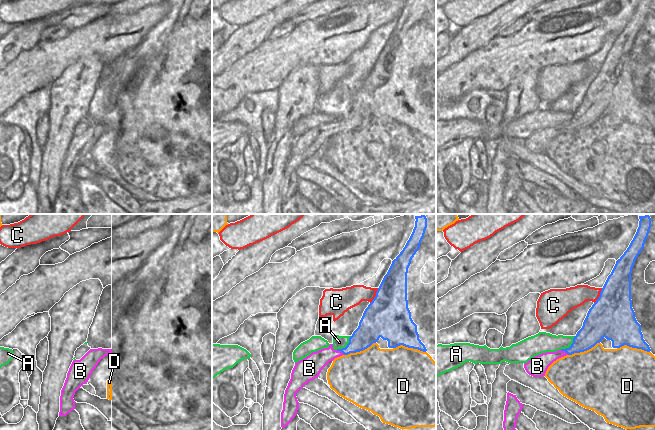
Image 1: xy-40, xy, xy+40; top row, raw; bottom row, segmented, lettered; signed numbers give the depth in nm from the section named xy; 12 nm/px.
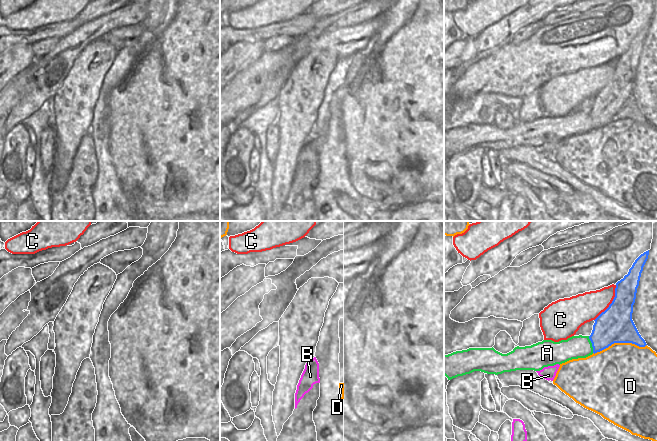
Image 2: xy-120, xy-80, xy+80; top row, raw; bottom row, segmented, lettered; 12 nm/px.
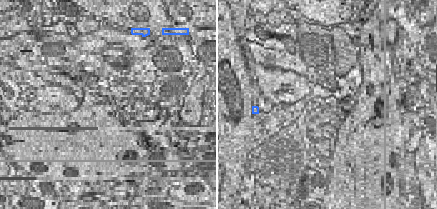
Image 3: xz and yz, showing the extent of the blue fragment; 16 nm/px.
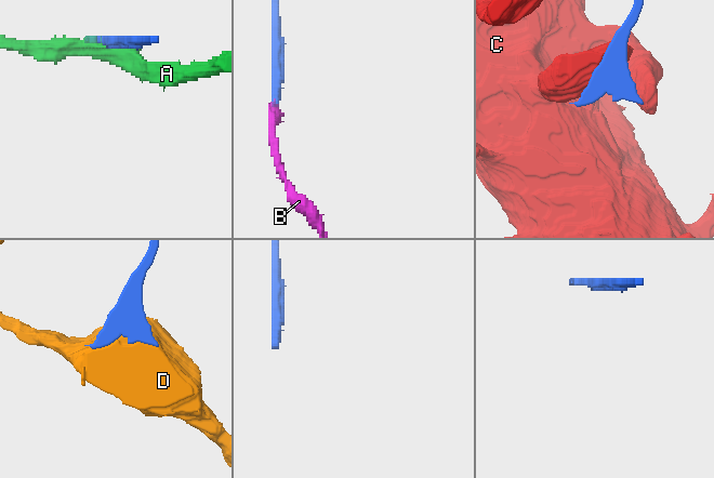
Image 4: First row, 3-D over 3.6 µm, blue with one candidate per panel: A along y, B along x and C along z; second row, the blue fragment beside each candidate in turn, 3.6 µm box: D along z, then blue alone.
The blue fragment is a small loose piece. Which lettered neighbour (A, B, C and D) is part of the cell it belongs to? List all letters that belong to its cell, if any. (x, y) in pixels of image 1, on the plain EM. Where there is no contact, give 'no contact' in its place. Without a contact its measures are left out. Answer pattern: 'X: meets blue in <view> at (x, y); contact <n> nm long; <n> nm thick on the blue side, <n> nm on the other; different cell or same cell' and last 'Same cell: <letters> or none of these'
A: meets blue in xy at (346, 122); contact 240 nm long; 280 nm thick on the blue side, 160 nm on the other; different cell
B: meets blue in xy at (340, 126); contact 120 nm long; 220 nm thick on the blue side, 200 nm on the other; same cell
C: meets blue in xy at (375, 72); contact 220 nm long; 480 nm thick on the blue side, 220 nm on the other; different cell
D: meets blue in xy at (409, 123); contact 400 nm long; 380 nm thick on the blue side, 480 nm on the other; different cell
Same cell: B

